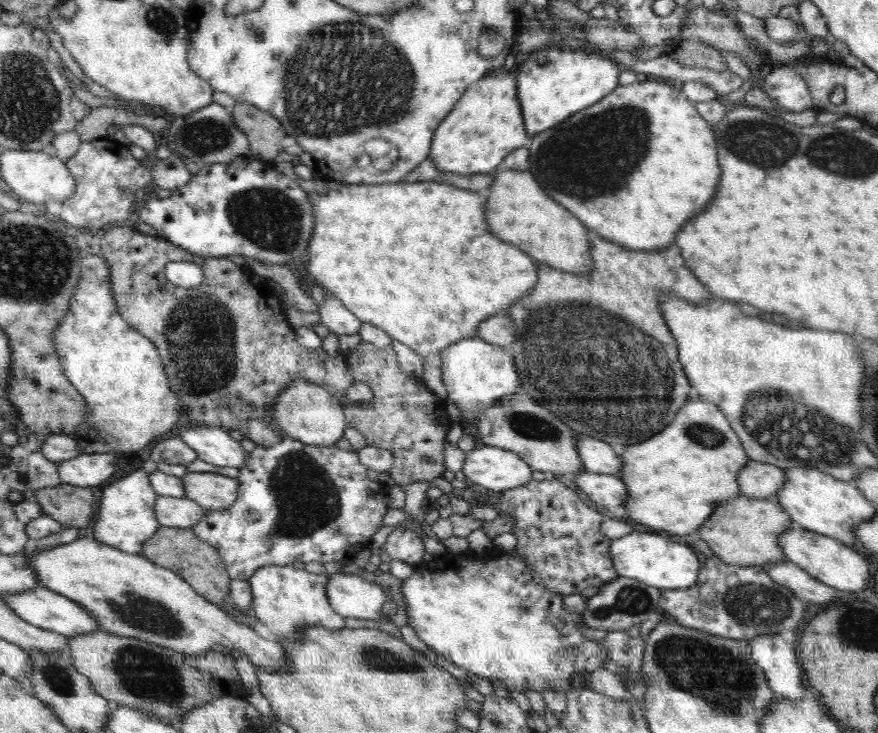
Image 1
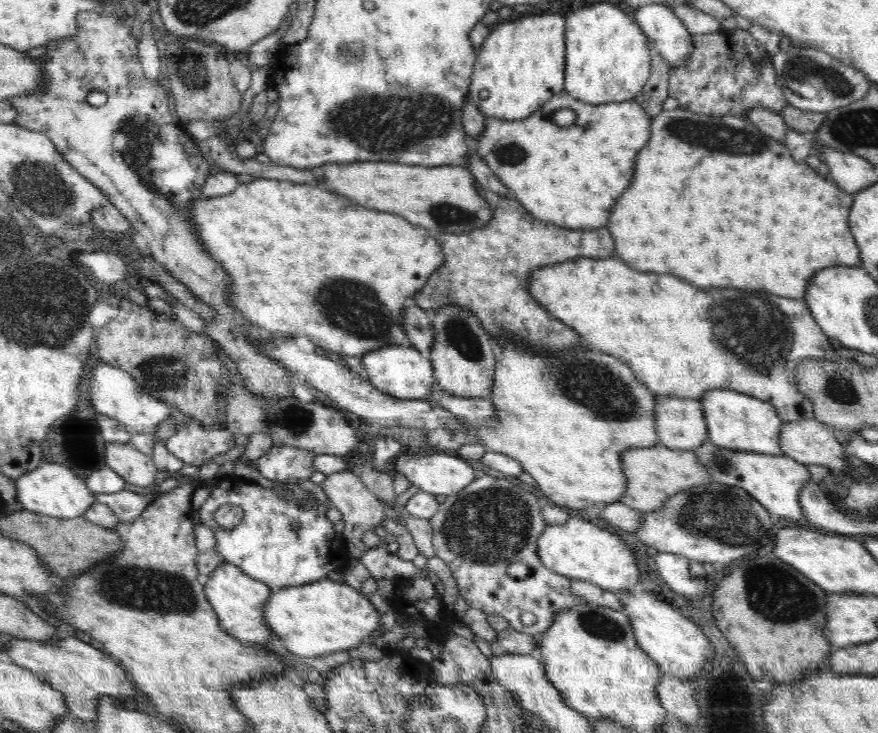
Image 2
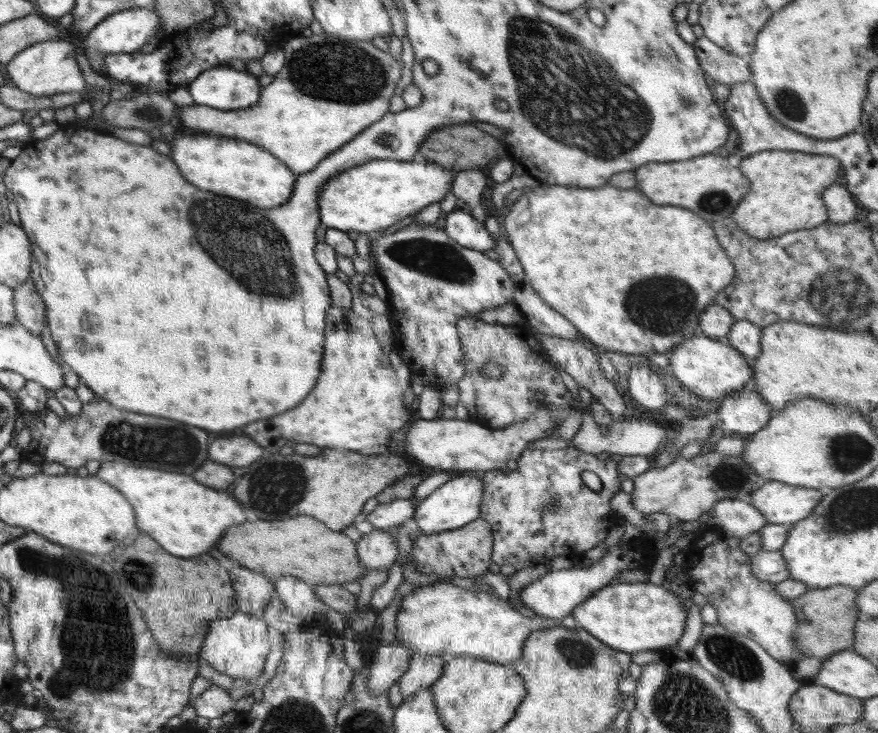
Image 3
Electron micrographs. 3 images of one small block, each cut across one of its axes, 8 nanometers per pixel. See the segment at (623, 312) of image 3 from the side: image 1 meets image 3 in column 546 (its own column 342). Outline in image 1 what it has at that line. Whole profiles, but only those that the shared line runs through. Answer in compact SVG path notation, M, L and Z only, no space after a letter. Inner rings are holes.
M418 180L402 181L384 184L351 184L333 186L325 194L310 193L309 201L314 208L314 226L309 240L308 258L304 262L305 281L312 281L324 290L333 294L342 304L360 320L369 322L384 332L393 340L409 346L423 358L432 353L439 353L459 340L474 337L477 326L489 316L496 313L506 314L507 308L522 298L537 283L537 267L533 258L522 252L513 244L502 242L497 236L492 236L486 228L484 218L484 196L472 190L462 190L451 184L442 182Z

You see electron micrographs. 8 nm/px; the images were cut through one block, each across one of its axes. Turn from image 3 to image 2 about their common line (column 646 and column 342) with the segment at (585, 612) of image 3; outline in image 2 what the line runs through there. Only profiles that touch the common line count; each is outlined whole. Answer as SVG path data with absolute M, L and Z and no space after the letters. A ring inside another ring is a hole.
M328 578L302 586L290 586L272 592L263 608L264 623L278 636L284 638L286 647L297 658L310 658L339 650L354 648L367 641L370 634L383 623L382 615L370 602L370 595L365 595L348 584L336 582Z

